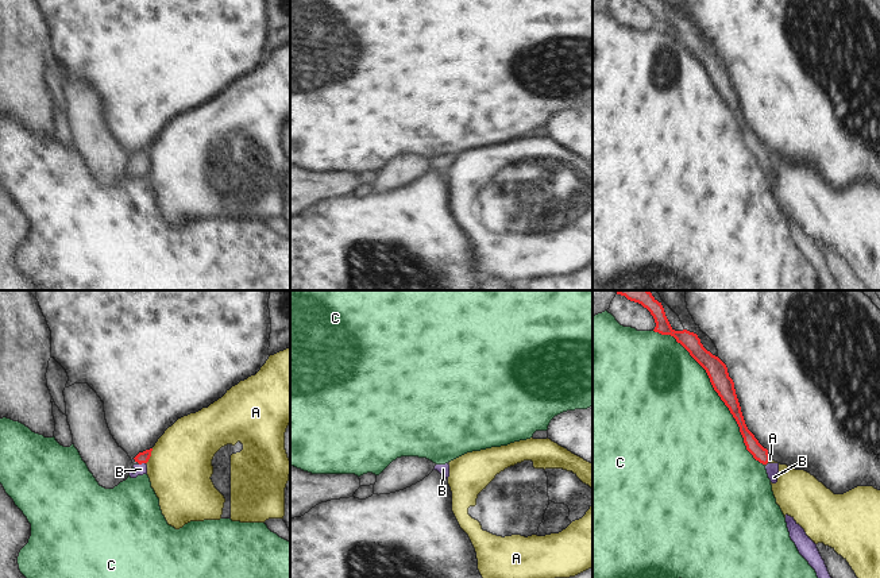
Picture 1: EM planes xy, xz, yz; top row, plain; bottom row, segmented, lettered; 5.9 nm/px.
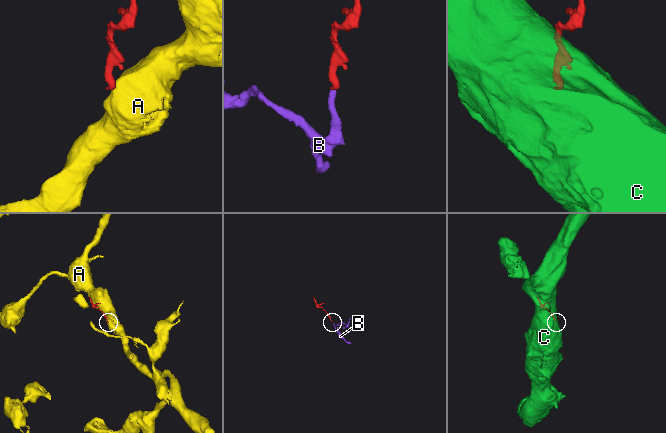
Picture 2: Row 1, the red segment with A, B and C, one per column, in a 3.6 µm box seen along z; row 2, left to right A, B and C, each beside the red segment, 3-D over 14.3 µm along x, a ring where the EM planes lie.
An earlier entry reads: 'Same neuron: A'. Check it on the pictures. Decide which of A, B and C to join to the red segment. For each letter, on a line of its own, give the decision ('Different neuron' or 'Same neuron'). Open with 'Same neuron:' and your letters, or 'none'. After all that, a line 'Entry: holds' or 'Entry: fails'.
Same neuron: B
A: Different neuron
B: Same neuron
C: Different neuron
Entry: fails

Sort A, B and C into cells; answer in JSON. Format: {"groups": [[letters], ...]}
{"groups": [["A"], ["B"], ["C"]]}

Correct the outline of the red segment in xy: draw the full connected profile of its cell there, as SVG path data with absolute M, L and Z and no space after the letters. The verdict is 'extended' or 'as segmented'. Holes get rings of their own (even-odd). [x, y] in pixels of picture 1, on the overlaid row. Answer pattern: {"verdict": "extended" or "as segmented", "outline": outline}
{"verdict": "extended", "outline": "M153 448L150 450L146 450L143 452L139 452L134 459L135 459L135 465L132 466L135 469L134 473L130 471L130 477L131 478L136 478L138 475L143 475L143 474L147 474L147 462L151 456L151 451Z"}

